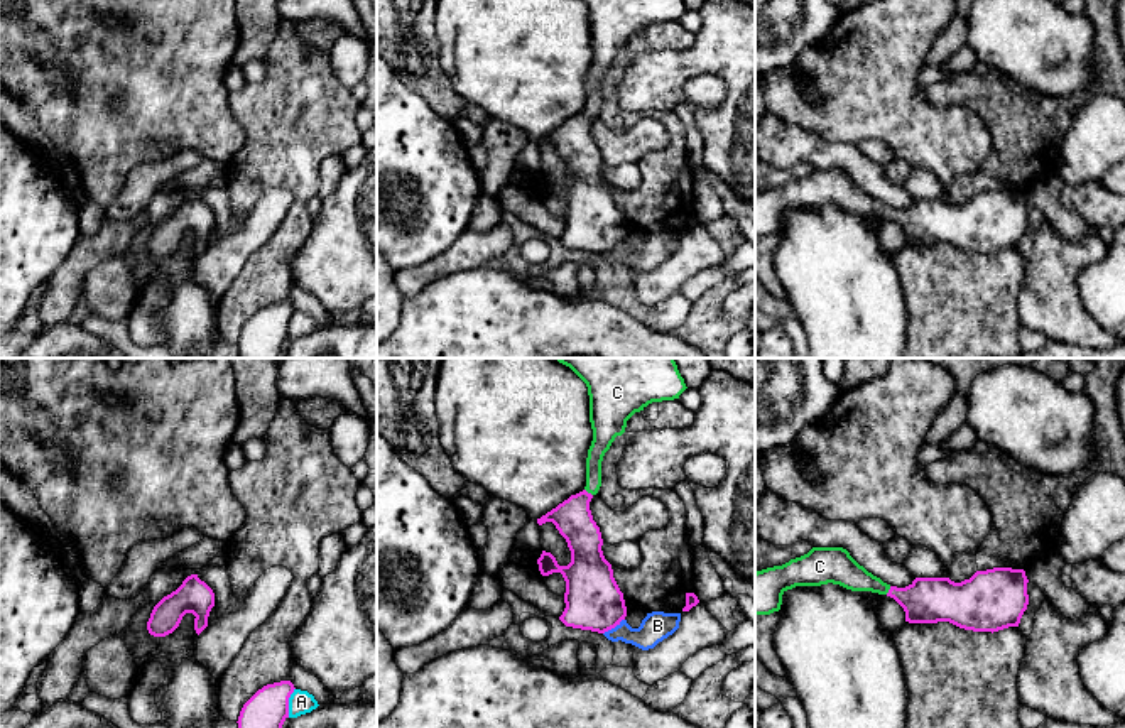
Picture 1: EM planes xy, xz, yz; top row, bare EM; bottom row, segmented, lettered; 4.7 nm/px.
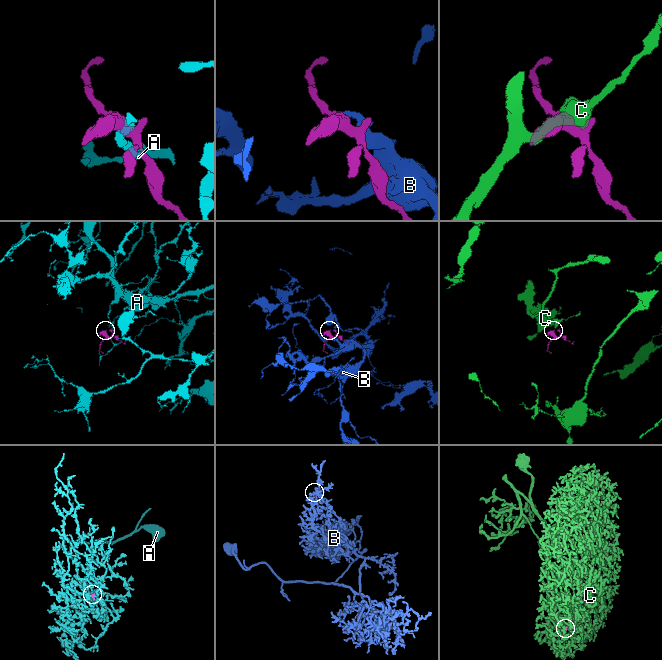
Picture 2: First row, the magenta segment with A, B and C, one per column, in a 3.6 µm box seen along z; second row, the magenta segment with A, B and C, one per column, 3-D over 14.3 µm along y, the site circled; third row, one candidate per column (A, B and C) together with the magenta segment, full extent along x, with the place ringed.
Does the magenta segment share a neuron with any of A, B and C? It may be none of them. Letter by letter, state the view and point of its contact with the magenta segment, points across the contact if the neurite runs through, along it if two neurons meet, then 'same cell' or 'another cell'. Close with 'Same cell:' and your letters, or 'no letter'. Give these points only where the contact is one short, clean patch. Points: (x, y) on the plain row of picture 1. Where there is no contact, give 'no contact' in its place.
A: xy (288, 325) | another cell
B: xz (614, 249) | another cell
C: xz (586, 114) | across xz (573, 141), (586, 114), (600, 66) | same cell
Same cell: C

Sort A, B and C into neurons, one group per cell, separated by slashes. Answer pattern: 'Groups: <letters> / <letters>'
Groups: A / B / C

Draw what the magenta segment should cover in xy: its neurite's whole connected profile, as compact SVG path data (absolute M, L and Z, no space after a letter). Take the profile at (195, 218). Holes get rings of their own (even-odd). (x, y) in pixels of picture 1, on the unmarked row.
M191 196L176 213L164 218L154 228L147 252L154 258L166 258L179 248L186 235L193 235L196 238L194 252L199 257L208 248L208 238L213 228L213 211L198 196Z

